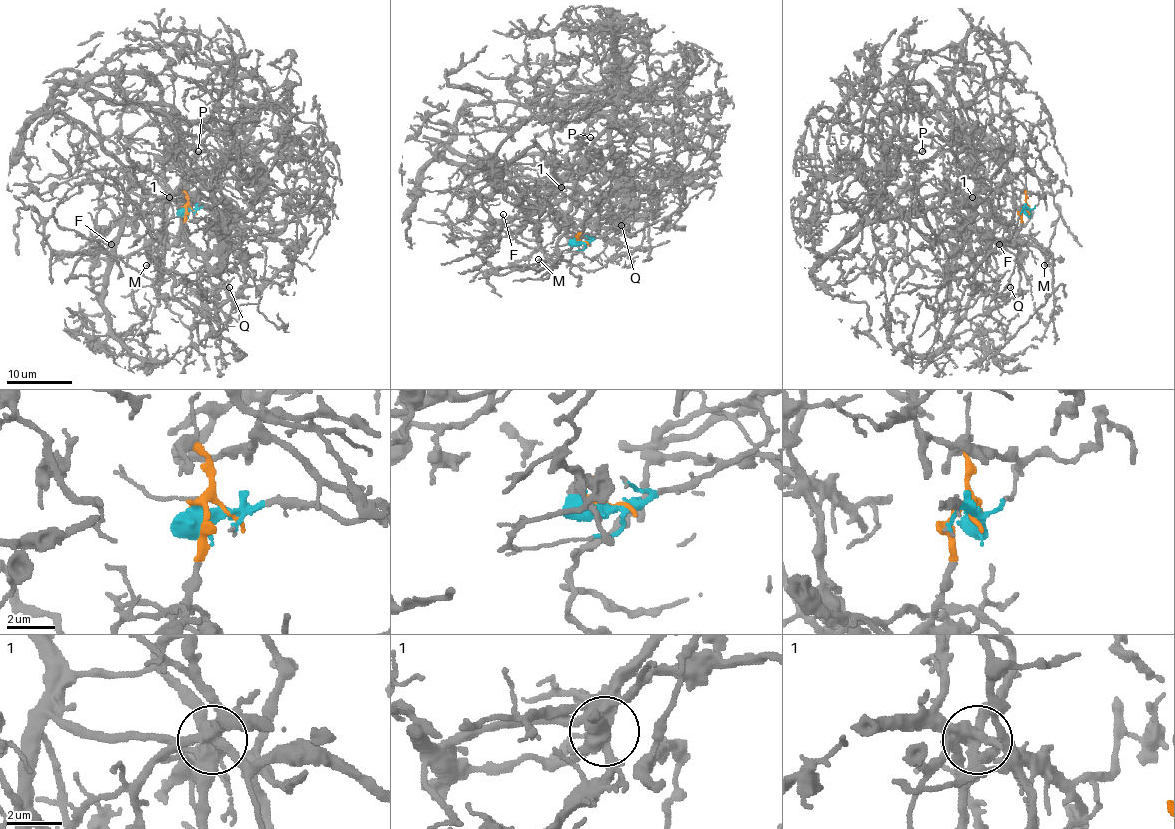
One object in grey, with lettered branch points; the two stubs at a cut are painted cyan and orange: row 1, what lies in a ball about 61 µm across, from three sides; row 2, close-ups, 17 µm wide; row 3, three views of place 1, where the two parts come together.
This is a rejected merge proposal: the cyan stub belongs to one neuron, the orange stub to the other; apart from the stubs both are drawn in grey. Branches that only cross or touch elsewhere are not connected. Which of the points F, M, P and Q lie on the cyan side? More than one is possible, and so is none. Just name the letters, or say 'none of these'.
F, P, Q

